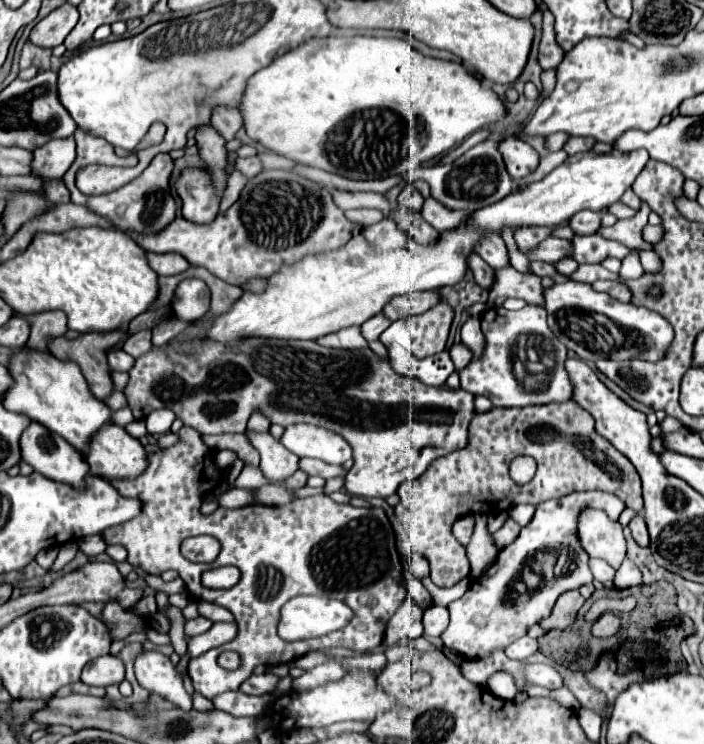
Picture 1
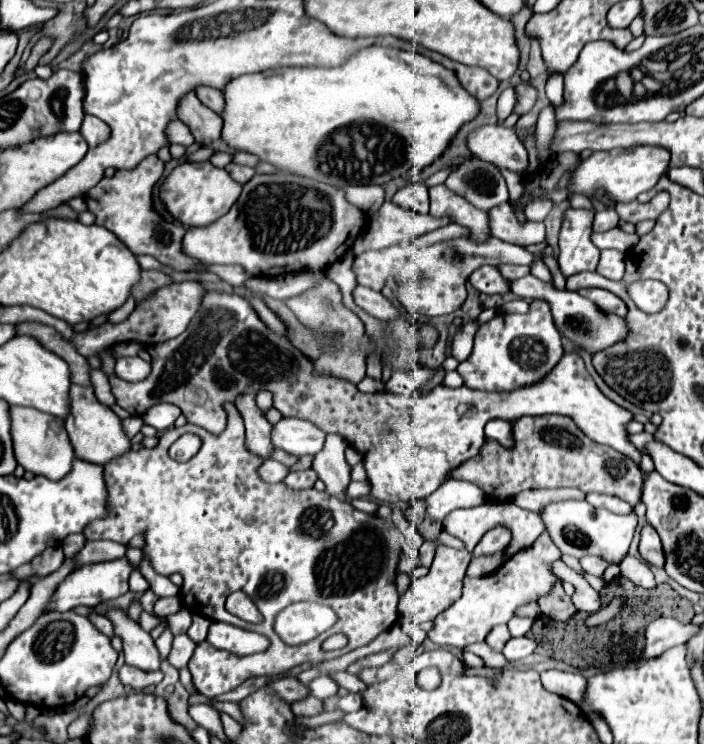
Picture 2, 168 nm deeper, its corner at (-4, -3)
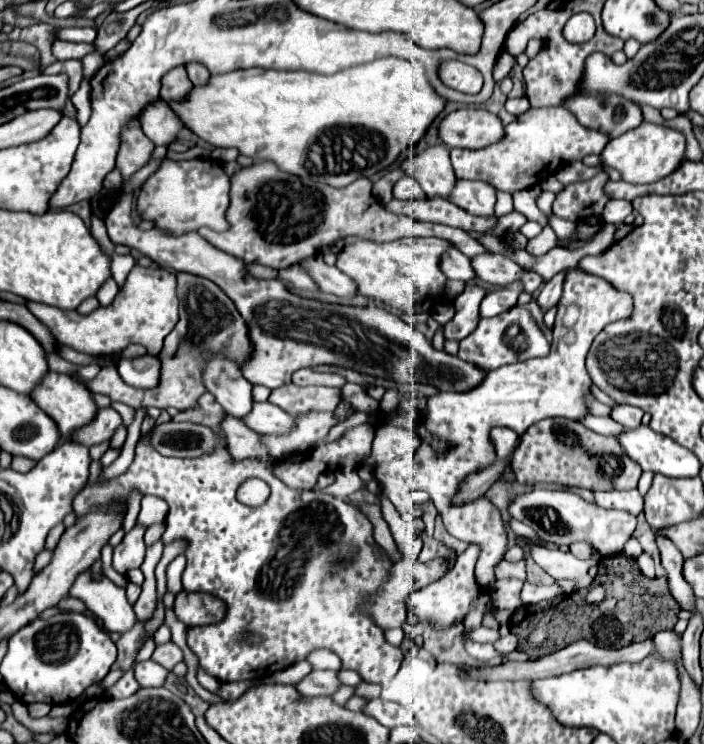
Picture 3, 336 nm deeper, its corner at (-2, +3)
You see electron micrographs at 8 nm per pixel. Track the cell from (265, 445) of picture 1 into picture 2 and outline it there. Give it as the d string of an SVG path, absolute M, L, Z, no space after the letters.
M240 396L240 400L236 400L234 406L240 410L240 416L242 416L242 420L244 420L246 444L248 444L248 448L266 460L266 458L270 456L272 448L274 448L272 442L270 442L272 424L270 424L270 422L264 418L264 414L256 408L254 396Z

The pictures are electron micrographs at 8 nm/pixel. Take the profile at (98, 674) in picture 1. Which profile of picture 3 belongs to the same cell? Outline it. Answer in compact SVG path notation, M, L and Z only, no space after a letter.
M144 660L144 662L136 662L134 664L134 678L138 680L138 684L142 688L162 686L166 676L168 676L168 670L158 666L154 660Z

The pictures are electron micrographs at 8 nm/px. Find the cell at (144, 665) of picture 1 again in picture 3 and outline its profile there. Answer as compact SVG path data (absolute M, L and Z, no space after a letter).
M84 572L70 588L70 594L80 598L88 610L100 616L110 632L126 634L136 624L136 614L132 610L132 604L126 600L126 592L108 578L94 582L94 578L90 578L90 572Z

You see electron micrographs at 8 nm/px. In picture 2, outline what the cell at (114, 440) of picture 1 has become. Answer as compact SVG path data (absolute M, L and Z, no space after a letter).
M72 384L70 400L72 400L72 412L68 414L68 420L64 420L64 424L66 424L66 432L70 436L70 444L74 448L76 458L102 466L110 458L128 452L130 440L120 428L120 418L108 406L96 400L94 388L80 388L78 384Z

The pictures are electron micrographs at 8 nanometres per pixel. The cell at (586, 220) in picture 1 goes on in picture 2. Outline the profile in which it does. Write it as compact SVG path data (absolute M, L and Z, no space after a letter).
M604 208L604 210L598 210L596 216L594 216L594 232L606 232L606 230L612 230L616 228L620 222L620 216L614 208Z

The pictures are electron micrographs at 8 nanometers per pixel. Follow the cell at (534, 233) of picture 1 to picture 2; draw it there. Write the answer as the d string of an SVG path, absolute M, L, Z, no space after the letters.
M508 202L498 204L496 208L488 210L492 216L492 236L512 244L540 244L546 240L544 224L542 222L526 222L520 224L516 216L512 216L512 206Z

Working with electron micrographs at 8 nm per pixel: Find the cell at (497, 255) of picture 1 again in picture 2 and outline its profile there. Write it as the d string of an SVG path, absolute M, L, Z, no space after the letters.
M446 184L432 186L428 192L430 192L430 216L454 218L456 224L470 228L472 240L484 242L490 238L488 212L474 208L472 204L468 204L468 200L464 200L464 196L456 196L452 190L448 190Z

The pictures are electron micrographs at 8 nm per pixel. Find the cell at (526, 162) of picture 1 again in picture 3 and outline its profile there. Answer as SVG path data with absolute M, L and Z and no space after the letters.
M464 108L450 112L440 124L440 140L448 148L480 150L504 138L502 120L482 108Z

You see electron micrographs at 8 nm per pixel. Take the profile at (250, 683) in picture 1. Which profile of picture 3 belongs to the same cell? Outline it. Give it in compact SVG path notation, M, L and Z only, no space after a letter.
M322 670L322 672L310 672L294 688L306 698L314 698L314 696L330 696L332 692L338 690L338 686L340 686L340 682L336 678L336 672Z

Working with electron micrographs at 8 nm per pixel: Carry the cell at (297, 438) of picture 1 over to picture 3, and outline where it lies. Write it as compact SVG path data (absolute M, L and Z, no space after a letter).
M254 402L254 408L244 418L244 422L258 434L270 434L270 436L288 434L294 430L294 416L282 412L278 406L270 402L262 402L262 404Z

